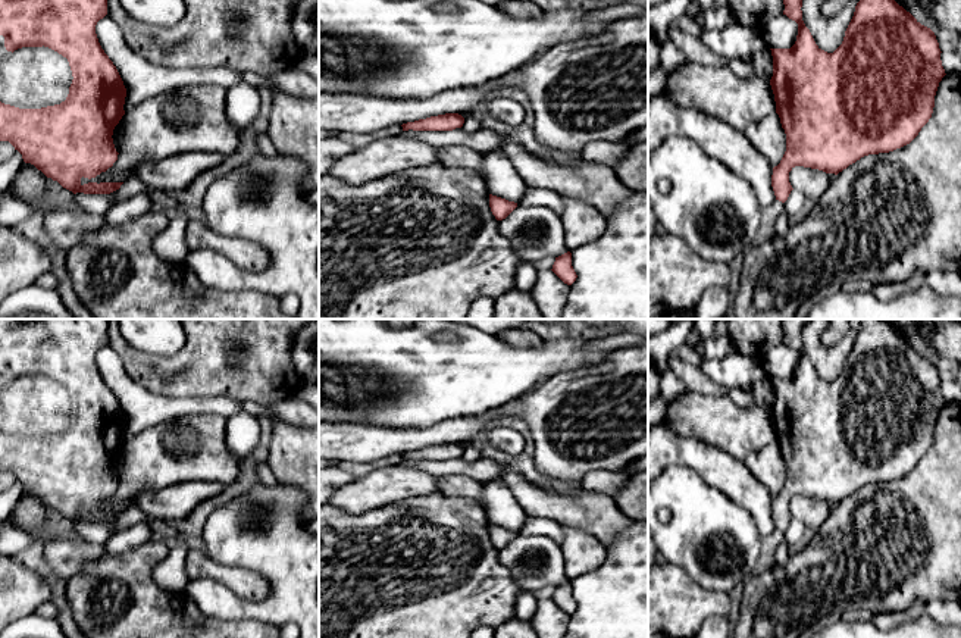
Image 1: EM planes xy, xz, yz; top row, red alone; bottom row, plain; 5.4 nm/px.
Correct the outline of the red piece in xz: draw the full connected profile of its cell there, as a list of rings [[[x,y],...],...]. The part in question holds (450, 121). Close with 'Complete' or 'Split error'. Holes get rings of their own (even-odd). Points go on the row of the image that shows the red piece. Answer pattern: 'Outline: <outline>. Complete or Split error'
Outline: [[[445,113],[438,116],[431,116],[426,119],[419,119],[414,122],[403,123],[403,131],[453,131],[461,128],[464,118],[458,113]]]. Complete

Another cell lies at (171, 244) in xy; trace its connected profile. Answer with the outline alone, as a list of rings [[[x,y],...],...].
[[[187,215],[168,219],[166,228],[154,237],[154,251],[166,260],[184,262],[188,254],[185,240],[187,225],[190,219]]]

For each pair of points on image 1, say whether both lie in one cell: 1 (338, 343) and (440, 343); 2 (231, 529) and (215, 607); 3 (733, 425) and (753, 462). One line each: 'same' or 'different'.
1: same
2: same
3: different

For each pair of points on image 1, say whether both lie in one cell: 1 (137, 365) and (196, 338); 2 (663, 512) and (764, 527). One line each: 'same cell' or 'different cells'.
1: same cell
2: different cells

